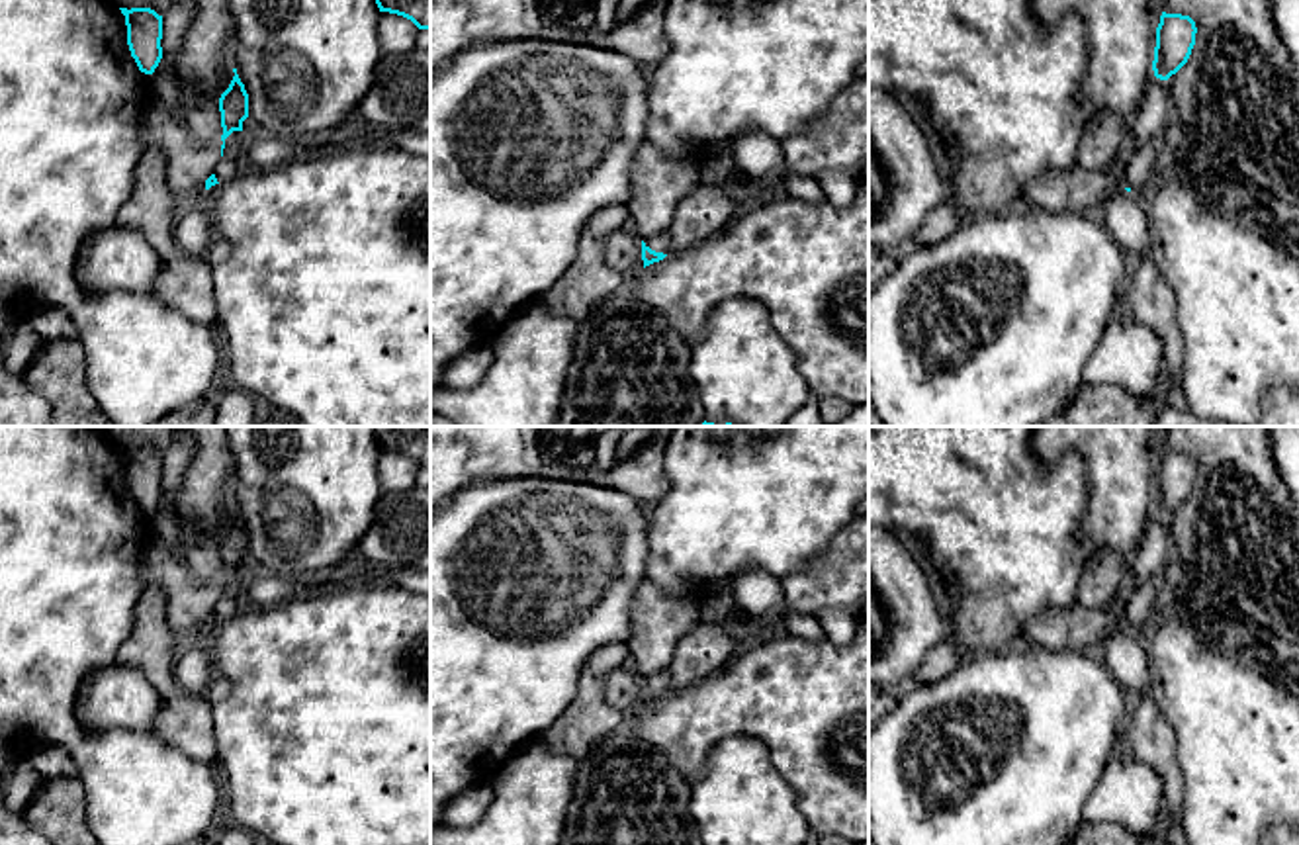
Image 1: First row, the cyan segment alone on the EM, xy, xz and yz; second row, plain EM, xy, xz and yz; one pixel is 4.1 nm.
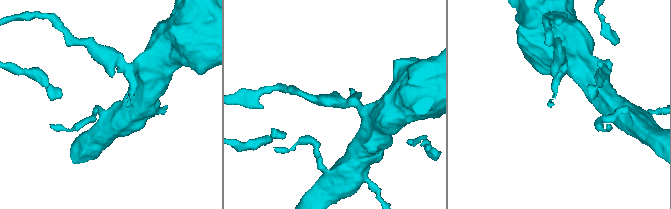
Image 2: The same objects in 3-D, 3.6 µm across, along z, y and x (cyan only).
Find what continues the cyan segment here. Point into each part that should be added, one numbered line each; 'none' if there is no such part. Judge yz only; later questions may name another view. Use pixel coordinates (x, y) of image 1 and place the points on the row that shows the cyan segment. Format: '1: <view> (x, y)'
1: yz (1137, 171)

